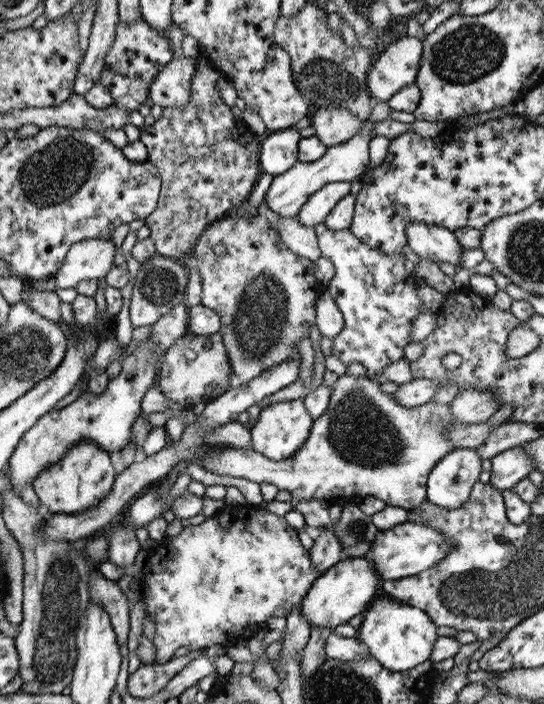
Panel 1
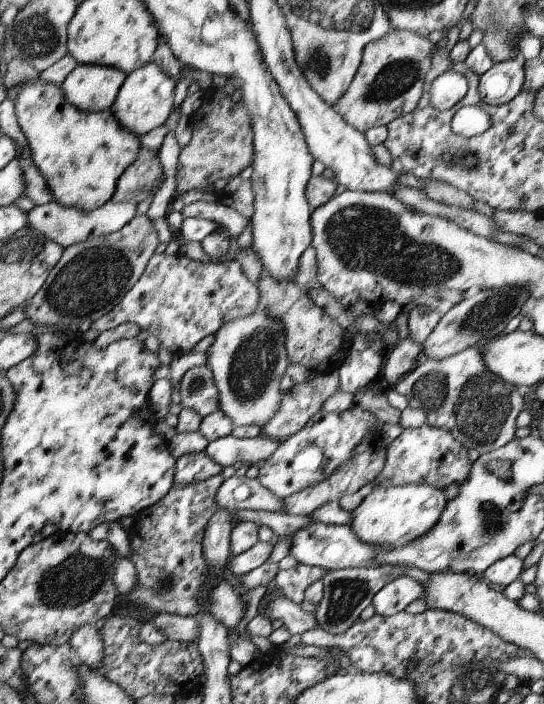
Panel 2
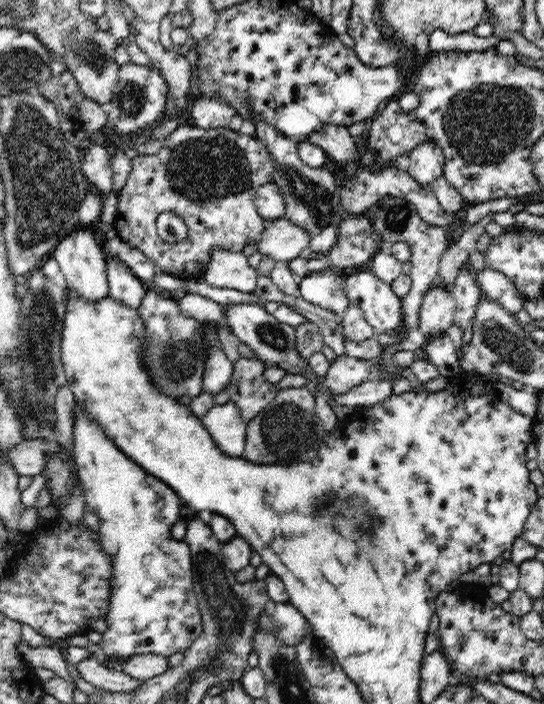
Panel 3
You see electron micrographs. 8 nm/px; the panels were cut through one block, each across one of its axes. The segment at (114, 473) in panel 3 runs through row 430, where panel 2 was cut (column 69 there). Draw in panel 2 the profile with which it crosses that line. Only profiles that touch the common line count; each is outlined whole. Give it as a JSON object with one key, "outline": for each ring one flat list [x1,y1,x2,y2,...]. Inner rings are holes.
{"outline":[[75,66,63,80,61,94,77,110,107,112,125,80,125,74,107,66]]}

